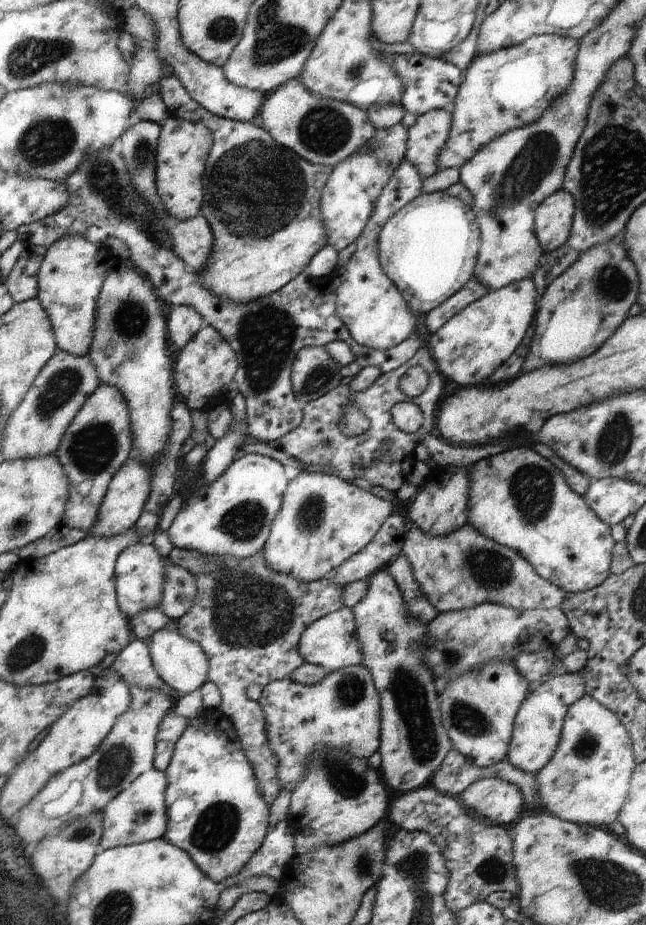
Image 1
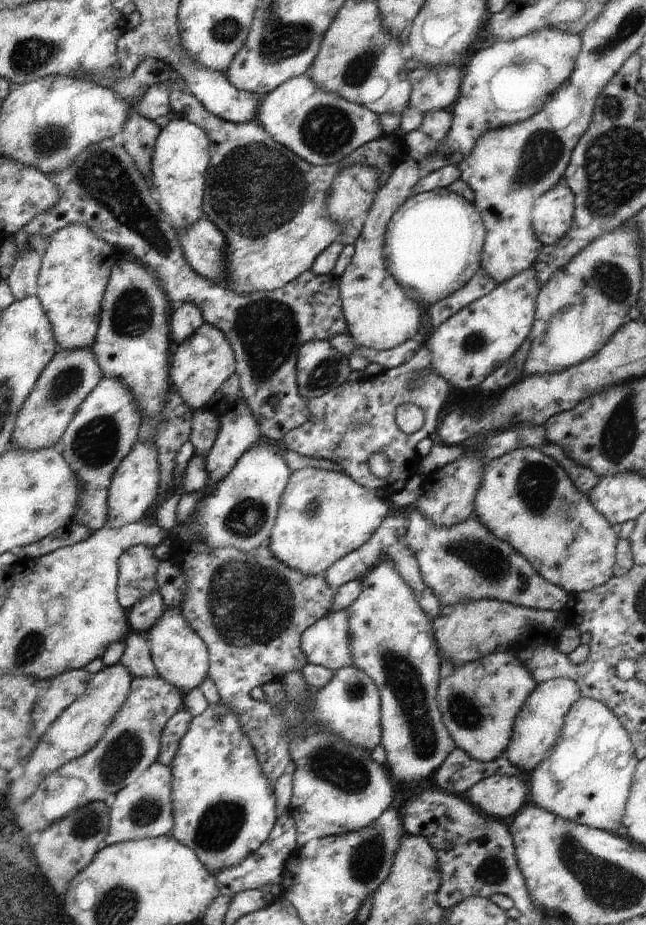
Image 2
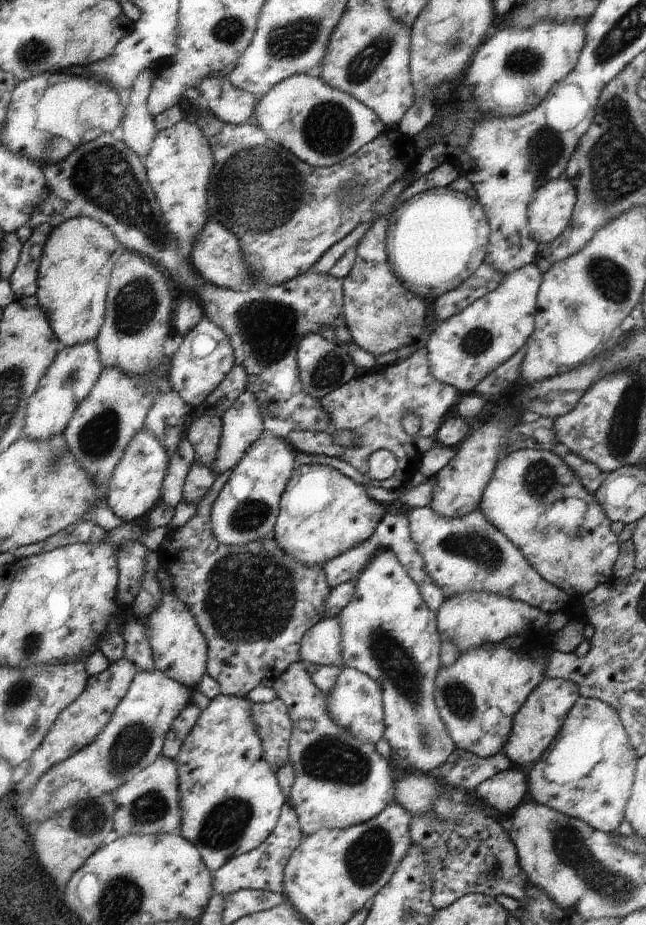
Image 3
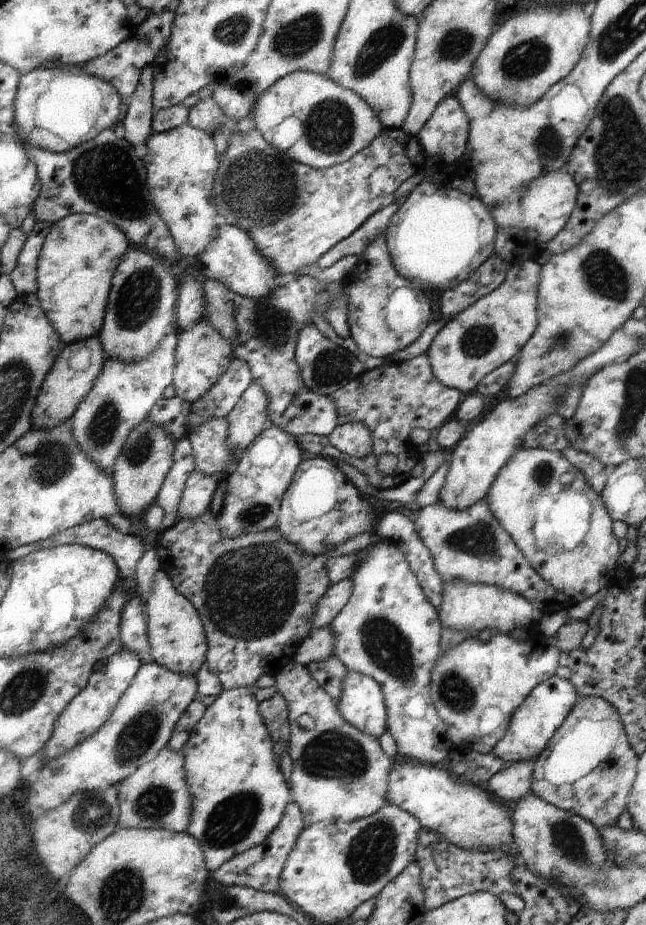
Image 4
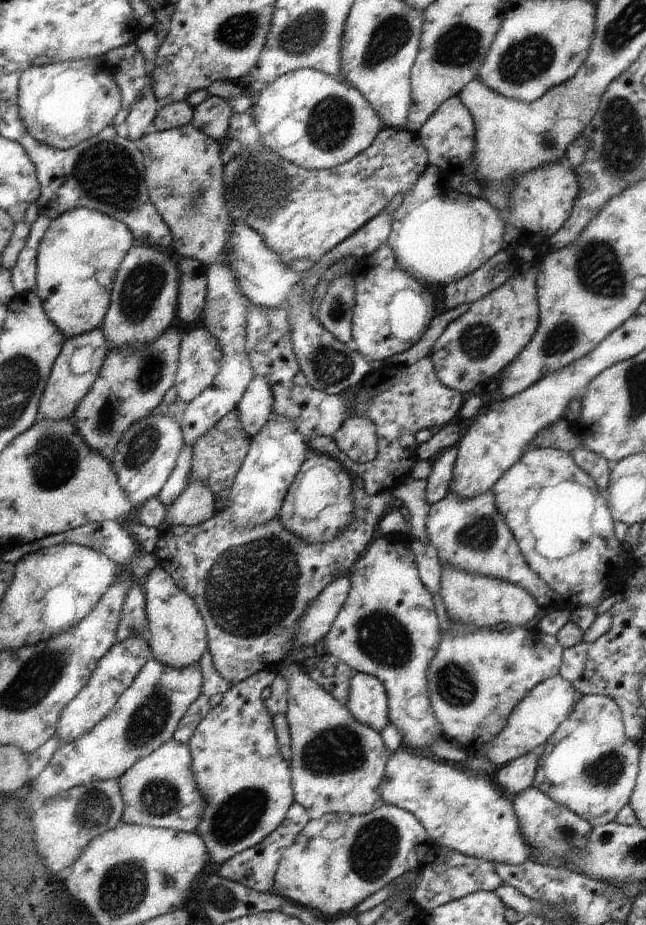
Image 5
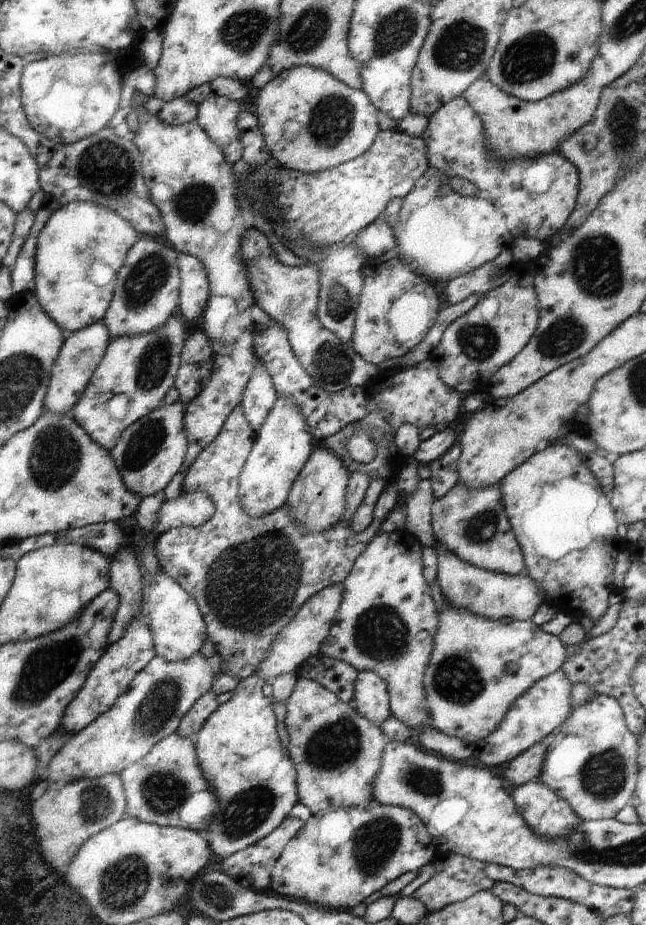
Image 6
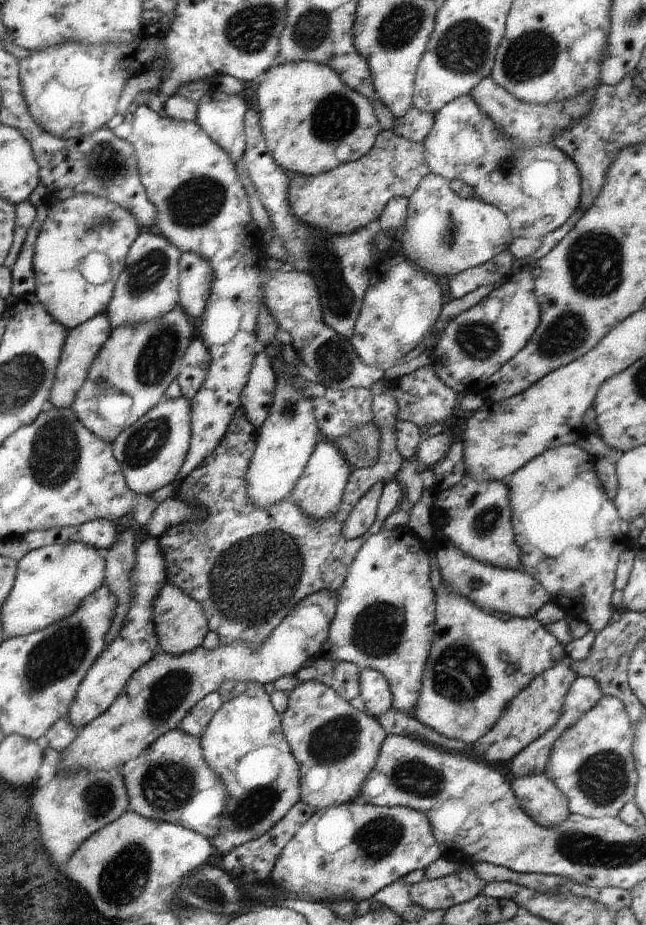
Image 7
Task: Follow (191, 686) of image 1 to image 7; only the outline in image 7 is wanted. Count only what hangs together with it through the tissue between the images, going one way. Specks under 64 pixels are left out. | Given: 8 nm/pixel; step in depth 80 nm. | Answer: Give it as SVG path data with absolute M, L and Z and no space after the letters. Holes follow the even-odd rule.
M164 583L153 600L152 620L159 640L159 650L168 655L180 656L202 647L208 634L208 623L200 603L172 583Z

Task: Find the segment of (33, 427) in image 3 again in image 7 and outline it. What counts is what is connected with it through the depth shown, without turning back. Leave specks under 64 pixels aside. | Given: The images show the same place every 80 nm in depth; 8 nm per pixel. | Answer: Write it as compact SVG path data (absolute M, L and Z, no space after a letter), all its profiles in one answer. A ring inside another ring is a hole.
M105 313L92 317L84 324L68 330L65 337L64 348L61 348L60 364L56 367L53 387L51 388L48 406L57 409L71 408L71 404L80 390L81 384L86 380L87 372L100 352L102 345L108 340L112 328Z

